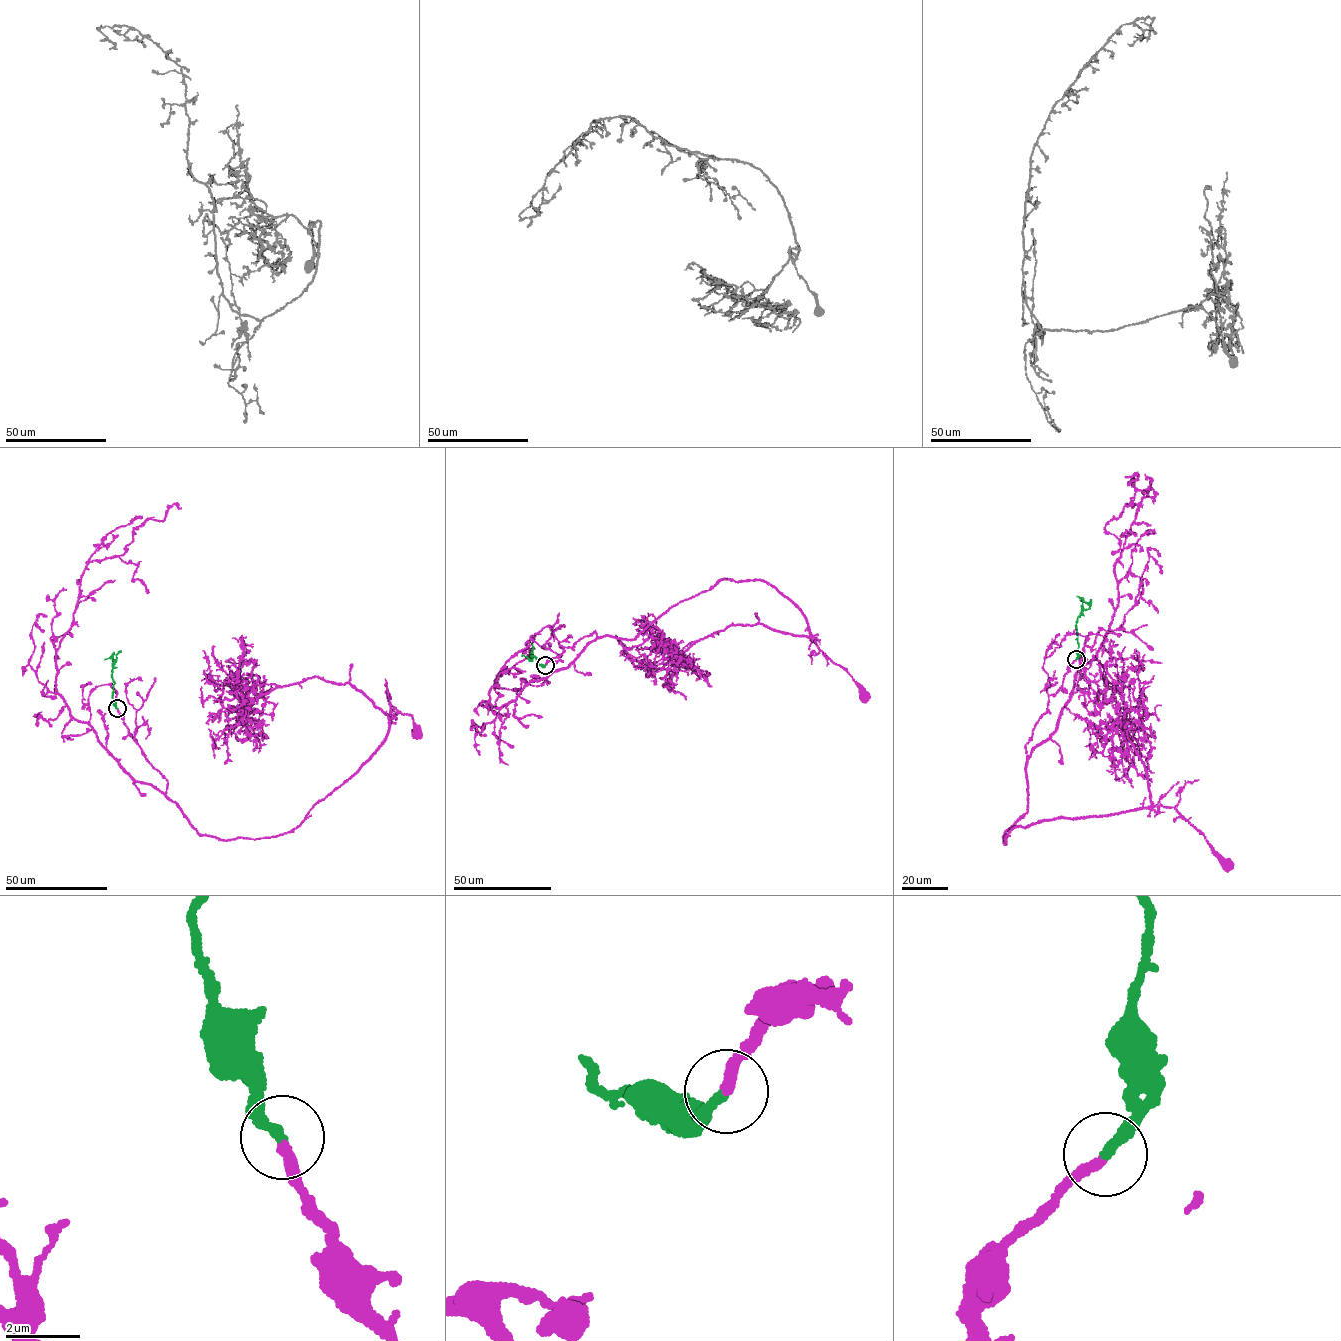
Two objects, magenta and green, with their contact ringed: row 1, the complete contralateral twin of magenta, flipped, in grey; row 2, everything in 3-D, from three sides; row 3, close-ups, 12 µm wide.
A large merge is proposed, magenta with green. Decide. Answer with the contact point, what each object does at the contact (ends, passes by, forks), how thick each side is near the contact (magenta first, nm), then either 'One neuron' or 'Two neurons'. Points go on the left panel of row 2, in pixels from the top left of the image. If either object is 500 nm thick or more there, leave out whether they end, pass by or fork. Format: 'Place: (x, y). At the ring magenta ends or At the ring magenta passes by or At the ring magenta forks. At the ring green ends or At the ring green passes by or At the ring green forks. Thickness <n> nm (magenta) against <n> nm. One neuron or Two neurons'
Place: (117, 708). At the ring magenta ends. At the ring green ends. Thickness 280 nm (magenta) against 300 nm. One neuron

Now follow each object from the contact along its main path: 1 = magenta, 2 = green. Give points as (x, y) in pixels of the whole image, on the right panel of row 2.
1: (1076, 659), (1025, 745), (1028, 808), (1004, 843), (1017, 826), (1160, 806), (1174, 808), (1227, 864)
2: (1076, 659), (1078, 647), (1076, 625), (1083, 599), (1076, 595)

